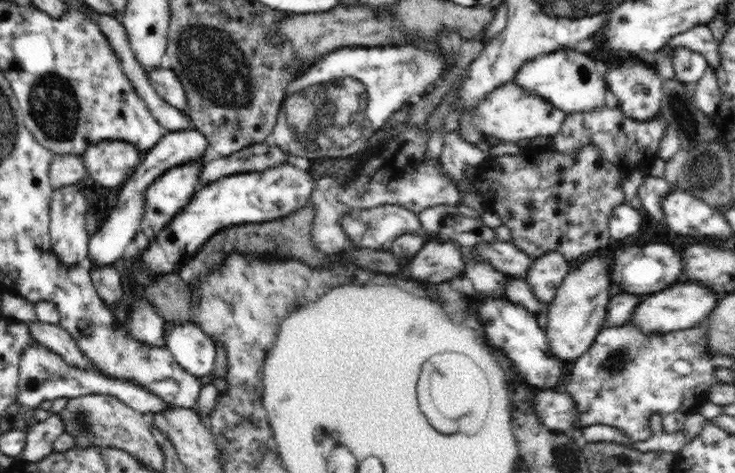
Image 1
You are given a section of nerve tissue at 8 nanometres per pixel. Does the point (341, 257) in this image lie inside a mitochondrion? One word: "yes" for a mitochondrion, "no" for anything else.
no

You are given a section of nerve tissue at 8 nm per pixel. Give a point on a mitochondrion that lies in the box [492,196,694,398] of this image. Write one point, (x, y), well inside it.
(618, 360)

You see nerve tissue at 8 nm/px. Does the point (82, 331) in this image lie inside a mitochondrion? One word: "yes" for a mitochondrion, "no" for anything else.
no

